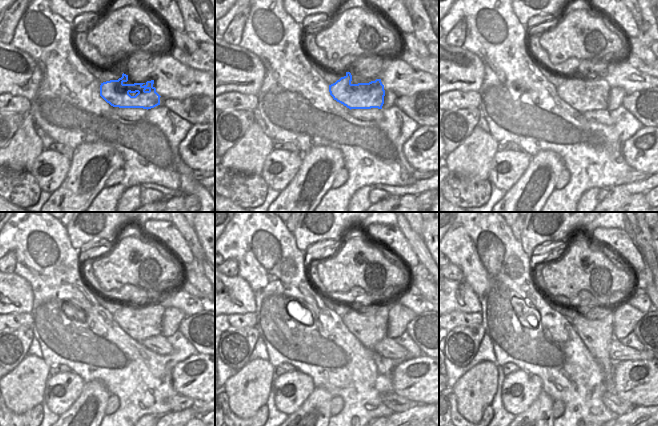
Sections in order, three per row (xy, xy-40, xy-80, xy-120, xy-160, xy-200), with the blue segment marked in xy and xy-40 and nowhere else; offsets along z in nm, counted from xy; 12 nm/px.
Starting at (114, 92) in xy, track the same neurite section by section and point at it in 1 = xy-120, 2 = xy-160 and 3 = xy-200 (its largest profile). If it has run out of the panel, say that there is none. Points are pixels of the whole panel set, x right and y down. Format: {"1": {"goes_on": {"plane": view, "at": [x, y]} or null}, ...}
{"1": {"goes_on": {"plane": "xy-120", "at": [144, 320]}}, "2": {"goes_on": {"plane": "xy-160", "at": [369, 323]}}, "3": {"goes_on": {"plane": "xy-200", "at": [596, 334]}}}

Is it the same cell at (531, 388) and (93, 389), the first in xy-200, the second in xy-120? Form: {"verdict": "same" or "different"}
{"verdict": "different"}

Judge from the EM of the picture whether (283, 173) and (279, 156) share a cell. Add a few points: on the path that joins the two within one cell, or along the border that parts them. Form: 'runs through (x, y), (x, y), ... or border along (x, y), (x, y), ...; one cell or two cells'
runs through (284, 169), (285, 166), (280, 160); one cell

